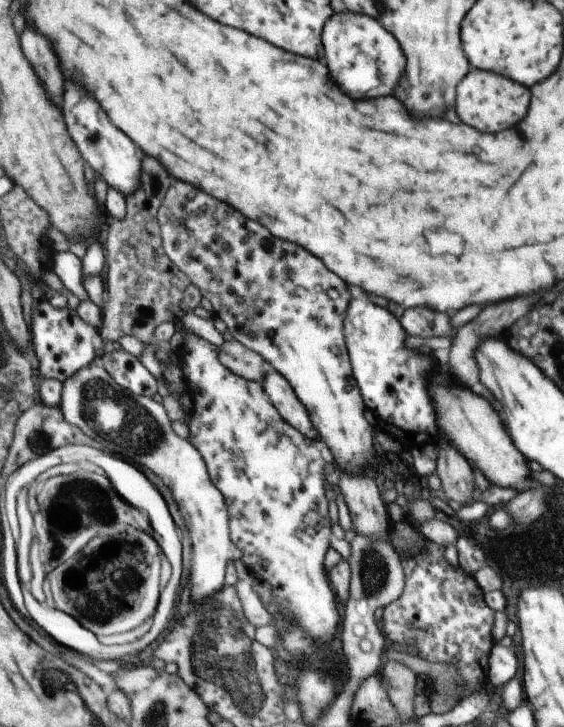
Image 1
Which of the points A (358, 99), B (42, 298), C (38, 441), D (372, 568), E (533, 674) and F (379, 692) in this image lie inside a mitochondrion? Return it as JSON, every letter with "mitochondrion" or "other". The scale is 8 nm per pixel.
{"A":"other","B":"other","C":"mitochondrion","D":"mitochondrion","E":"other","F":"mitochondrion"}

